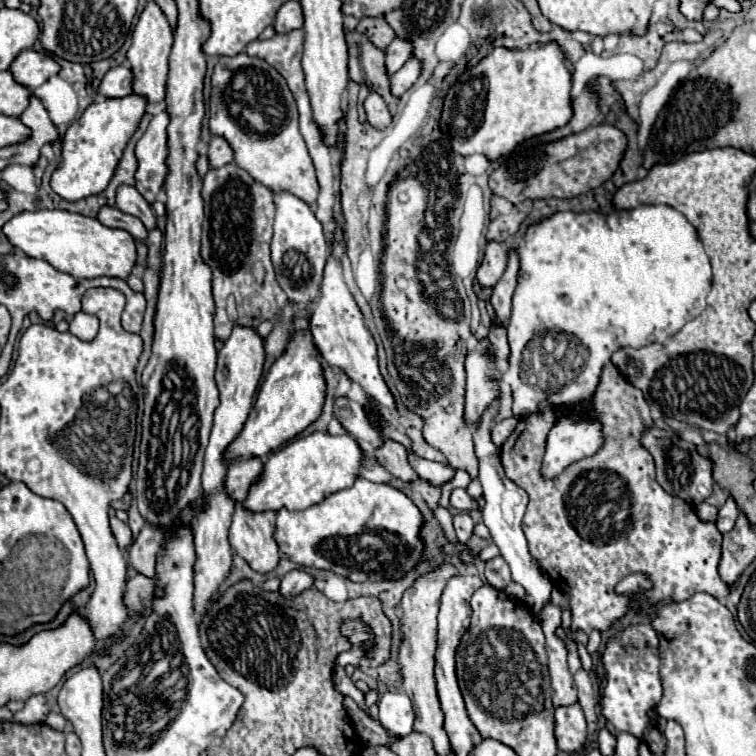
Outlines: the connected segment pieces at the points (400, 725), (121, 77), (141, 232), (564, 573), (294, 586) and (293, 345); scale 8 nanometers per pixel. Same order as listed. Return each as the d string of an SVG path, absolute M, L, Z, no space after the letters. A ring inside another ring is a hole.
M386 691L378 701L378 721L382 727L394 735L406 735L412 731L414 709L410 697L402 691Z
M124 65L112 67L102 79L100 93L104 97L126 97L132 93L132 81L134 81L132 69L124 67Z
M104 205L104 207L98 211L98 221L104 223L106 227L124 229L124 231L128 231L134 239L146 239L146 237L148 237L148 231L144 229L142 221L138 221L136 217L132 217L132 215L128 215L128 213L122 213L118 207Z
M606 363L600 385L590 401L590 415L598 417L604 425L604 445L592 455L576 461L566 467L560 477L554 481L544 481L540 475L540 463L546 447L546 433L556 421L556 409L548 403L540 405L540 413L524 417L518 421L516 429L504 441L500 449L500 459L504 465L504 473L510 481L522 487L530 503L526 507L526 515L522 519L522 529L528 539L530 555L544 567L552 585L564 591L570 597L572 611L572 633L584 631L590 635L592 629L608 631L628 609L636 607L640 599L648 601L648 607L660 605L660 601L686 601L694 593L708 593L716 599L728 597L728 585L718 577L718 559L720 559L720 543L722 533L714 523L704 523L696 515L694 507L682 501L680 497L668 495L656 481L654 459L646 449L642 449L642 433L654 427L650 417L648 403L640 389L630 385L620 371ZM630 573L646 573L652 581L652 589L642 589L642 593L634 593L634 597L626 597L626 593L616 593L614 585L628 577Z
M294 569L290 573L286 573L280 581L280 589L278 593L282 597L298 597L298 593L306 591L312 587L312 577L306 575L306 571L300 571L300 569Z
M294 317L294 337L288 343L286 353L276 359L276 363L270 367L264 385L258 391L256 403L246 419L246 425L242 427L242 433L234 439L234 445L230 445L230 457L236 459L250 459L250 457L266 457L272 451L280 449L288 441L292 441L296 435L300 435L310 423L314 423L324 405L324 379L322 379L322 365L316 359L316 347L312 343L310 335L302 335L302 329L308 327L308 321L304 317Z

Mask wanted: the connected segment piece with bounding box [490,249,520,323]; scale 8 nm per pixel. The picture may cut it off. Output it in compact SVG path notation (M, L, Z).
M510 249L508 267L506 267L502 279L494 285L494 293L490 297L490 301L498 313L498 319L502 323L508 323L508 317L510 317L510 301L512 301L514 289L518 285L518 273L520 273L520 259L518 259L516 249Z

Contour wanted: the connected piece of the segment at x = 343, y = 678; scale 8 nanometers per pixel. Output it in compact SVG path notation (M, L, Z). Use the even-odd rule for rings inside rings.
M334 663L332 679L334 679L336 689L338 689L342 695L352 697L352 699L354 699L354 701L364 709L364 713L366 713L366 715L370 715L370 709L368 709L368 705L366 705L366 701L364 701L364 693L362 693L360 689L356 689L356 685L352 683L352 679L346 675L346 671L344 671L338 663Z

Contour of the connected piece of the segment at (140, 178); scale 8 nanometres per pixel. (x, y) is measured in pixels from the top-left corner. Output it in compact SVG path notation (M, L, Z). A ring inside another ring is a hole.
M162 111L160 115L152 117L146 133L136 143L136 189L142 193L142 197L152 203L162 189L164 175L166 175L166 125L168 115Z

